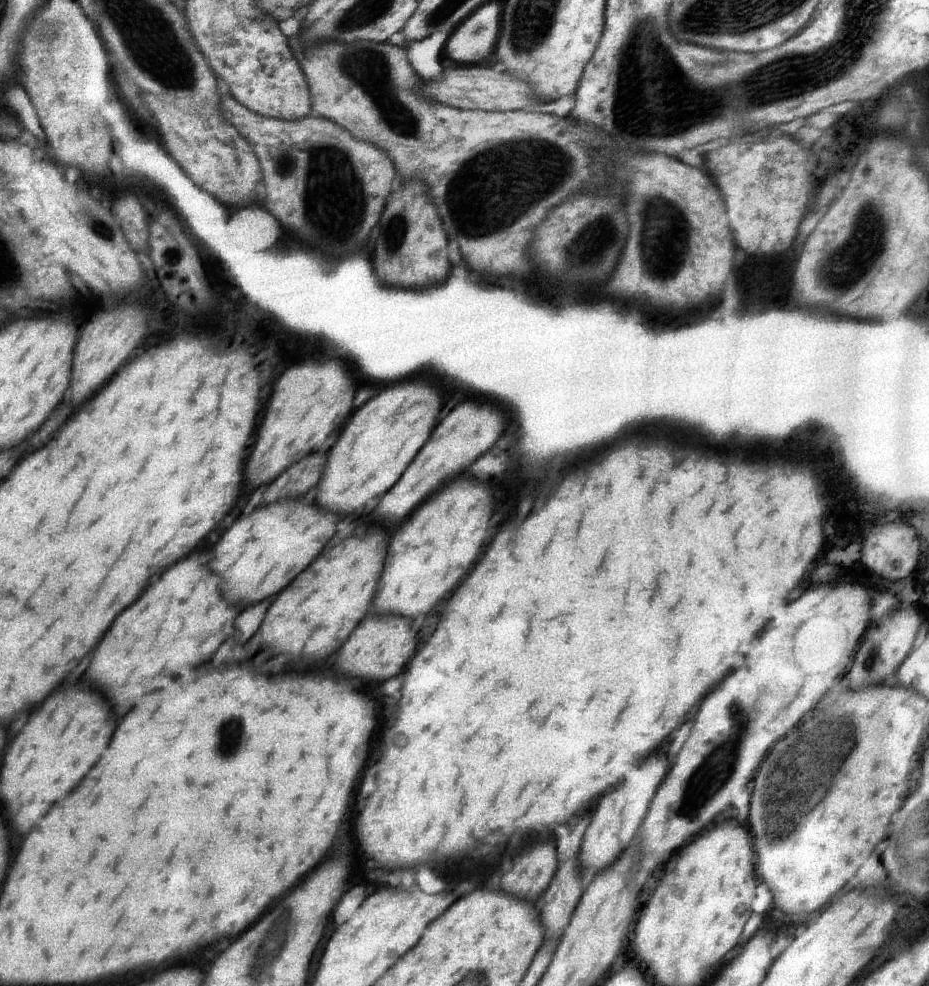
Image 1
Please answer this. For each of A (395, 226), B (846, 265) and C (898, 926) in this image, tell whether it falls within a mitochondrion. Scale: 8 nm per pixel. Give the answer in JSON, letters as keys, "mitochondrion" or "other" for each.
{"A":"mitochondrion","B":"mitochondrion","C":"other"}

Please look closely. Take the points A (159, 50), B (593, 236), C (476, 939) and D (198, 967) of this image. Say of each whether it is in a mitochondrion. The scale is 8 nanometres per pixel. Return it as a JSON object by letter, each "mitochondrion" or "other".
{"A":"mitochondrion","B":"mitochondrion","C":"other","D":"other"}

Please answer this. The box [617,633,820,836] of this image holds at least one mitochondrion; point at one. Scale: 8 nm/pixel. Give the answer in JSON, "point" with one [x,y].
{"point":[720,764]}

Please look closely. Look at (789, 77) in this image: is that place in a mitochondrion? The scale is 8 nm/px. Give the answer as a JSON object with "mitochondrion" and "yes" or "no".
{"mitochondrion":"yes"}

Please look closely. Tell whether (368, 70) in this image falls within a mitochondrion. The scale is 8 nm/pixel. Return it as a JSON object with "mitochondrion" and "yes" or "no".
{"mitochondrion":"yes"}

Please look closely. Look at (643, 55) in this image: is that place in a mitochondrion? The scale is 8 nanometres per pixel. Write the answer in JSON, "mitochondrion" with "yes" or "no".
{"mitochondrion":"yes"}

